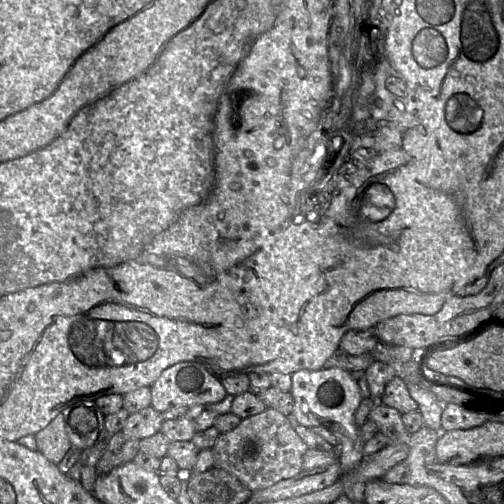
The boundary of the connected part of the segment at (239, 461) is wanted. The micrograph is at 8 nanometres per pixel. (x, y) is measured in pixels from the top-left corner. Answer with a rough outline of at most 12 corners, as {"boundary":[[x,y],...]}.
{"boundary":[[268,407],[221,433],[215,466],[252,491],[299,474],[308,449]]}

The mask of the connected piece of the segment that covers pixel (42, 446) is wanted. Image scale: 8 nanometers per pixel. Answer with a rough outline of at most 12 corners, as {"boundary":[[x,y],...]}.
{"boundary":[[62,412],[36,433],[38,451],[56,465],[72,448]]}

